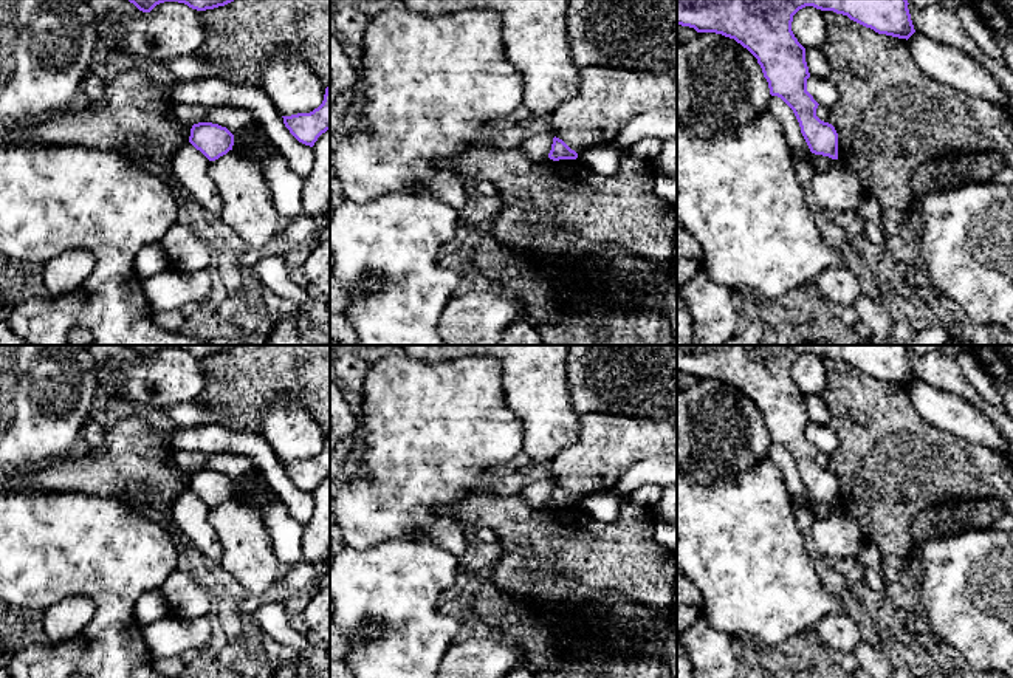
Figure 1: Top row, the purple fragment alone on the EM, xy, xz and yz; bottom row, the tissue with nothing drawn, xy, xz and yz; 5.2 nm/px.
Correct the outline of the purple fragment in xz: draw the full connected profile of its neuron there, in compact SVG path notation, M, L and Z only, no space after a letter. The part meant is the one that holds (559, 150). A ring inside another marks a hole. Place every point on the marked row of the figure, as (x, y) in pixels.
M555 136L548 158L553 161L576 159L578 153L572 150L562 139Z

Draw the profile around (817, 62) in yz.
M805 48L805 62L810 76L829 77L830 65L821 48Z

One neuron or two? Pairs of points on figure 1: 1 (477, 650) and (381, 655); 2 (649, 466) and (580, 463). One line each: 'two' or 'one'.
1: two
2: two

